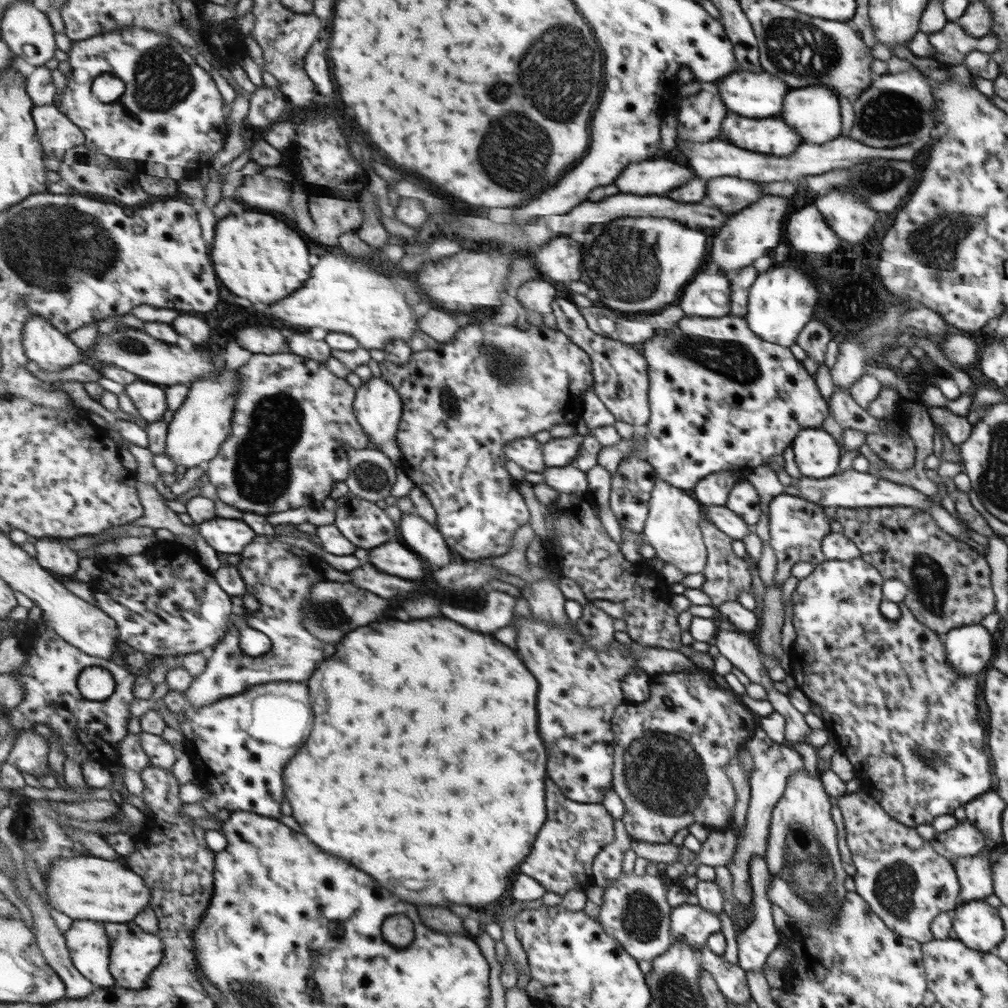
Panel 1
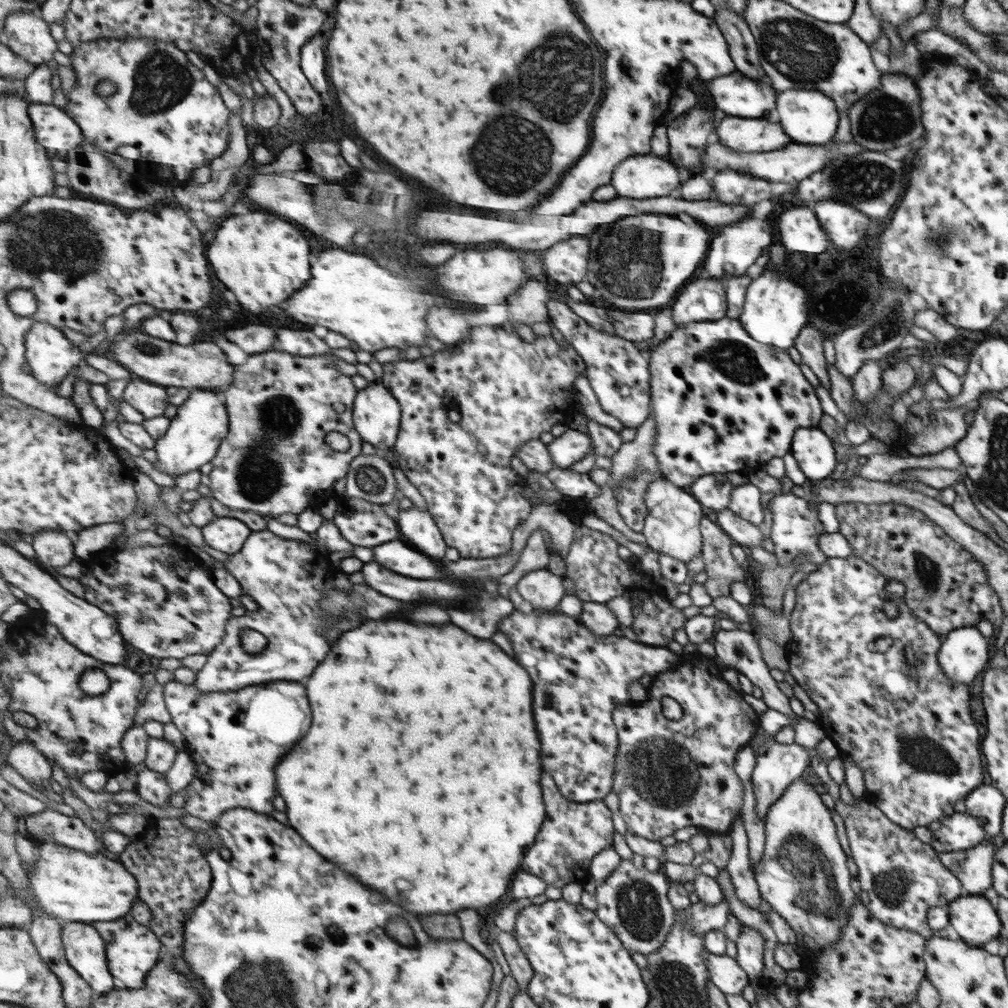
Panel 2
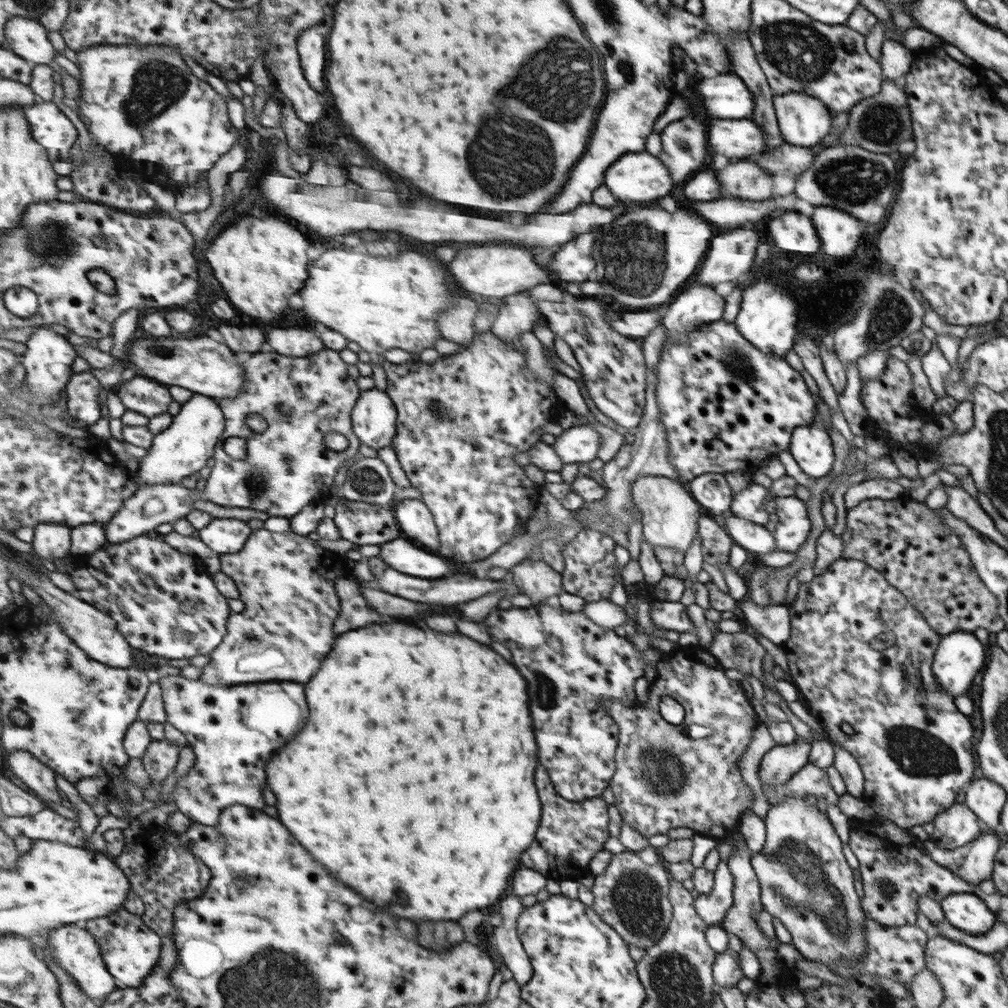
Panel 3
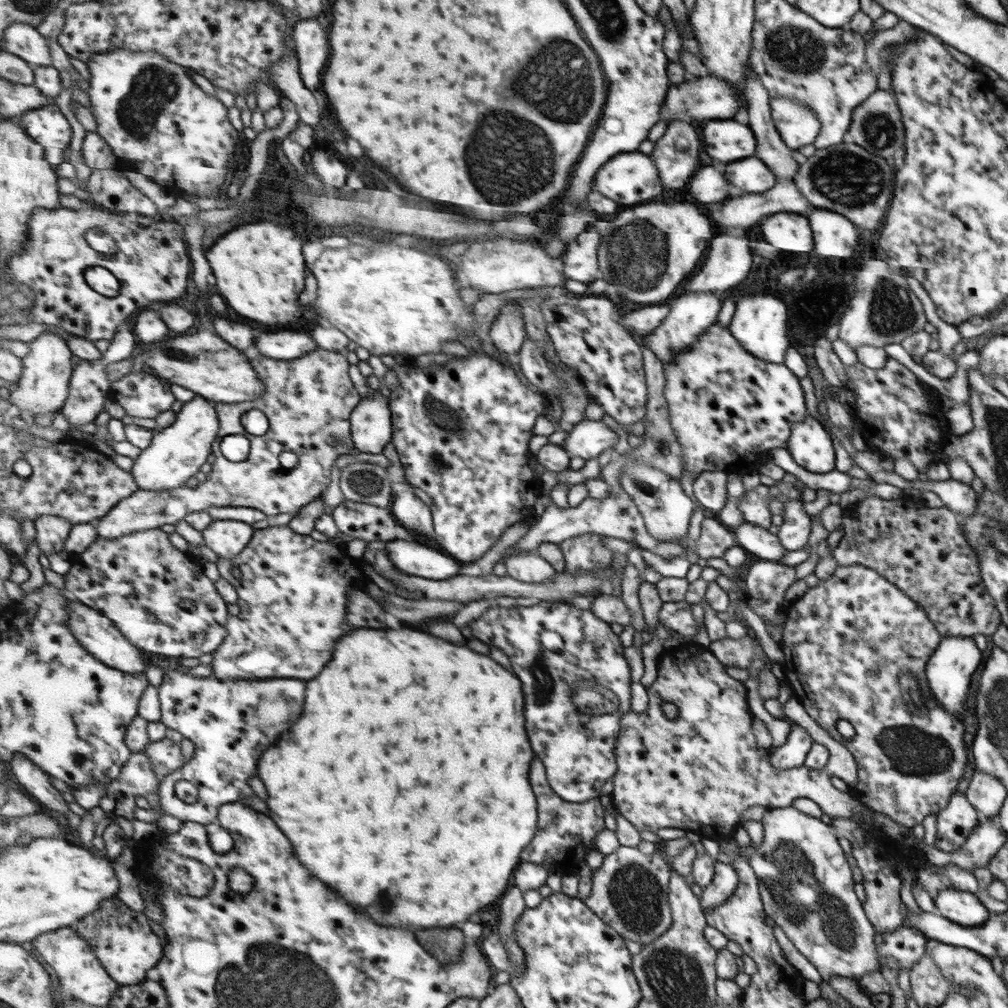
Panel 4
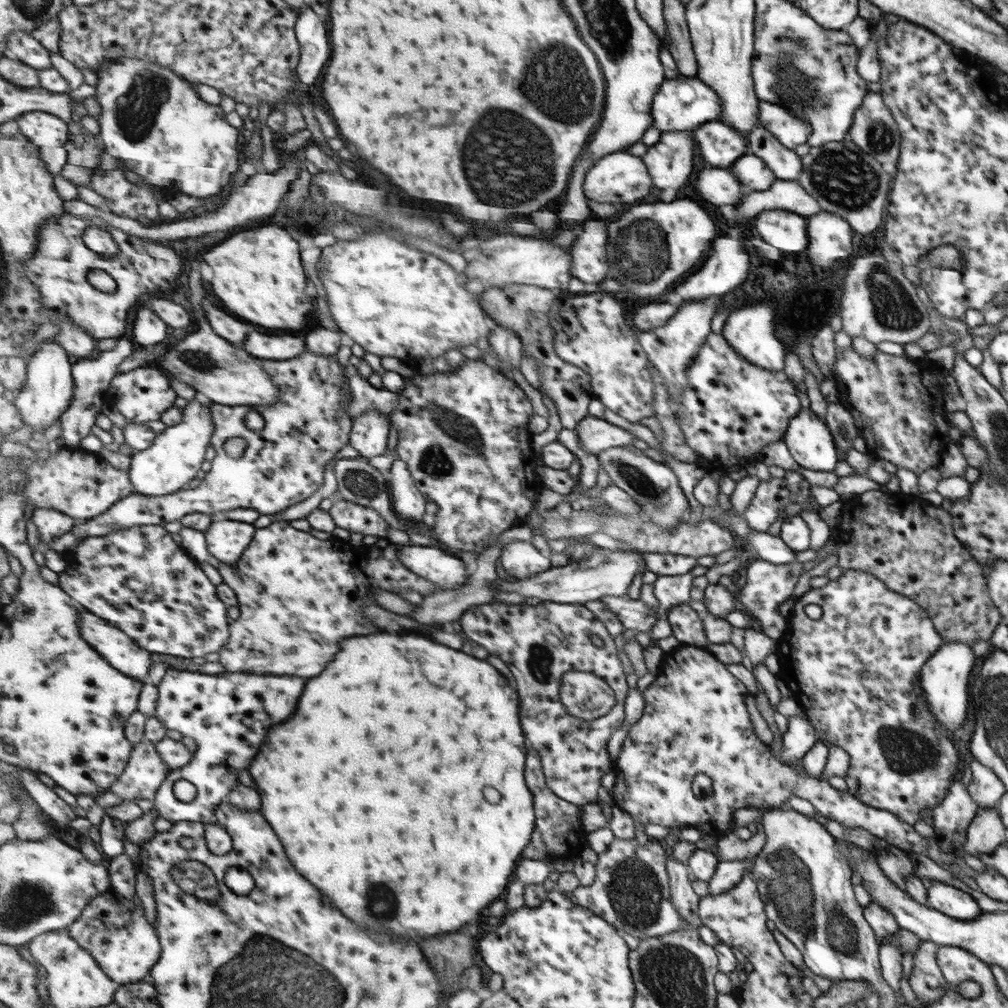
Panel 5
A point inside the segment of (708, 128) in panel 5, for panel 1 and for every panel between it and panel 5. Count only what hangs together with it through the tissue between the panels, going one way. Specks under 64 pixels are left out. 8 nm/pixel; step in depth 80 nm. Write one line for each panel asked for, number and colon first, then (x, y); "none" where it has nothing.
1: (773, 136)
2: (744, 136)
3: (739, 139)
4: (726, 141)

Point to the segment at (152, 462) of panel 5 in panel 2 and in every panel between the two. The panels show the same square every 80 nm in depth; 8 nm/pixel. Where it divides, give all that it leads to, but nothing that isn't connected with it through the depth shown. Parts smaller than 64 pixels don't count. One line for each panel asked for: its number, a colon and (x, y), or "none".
2: (201, 424)
3: (190, 442)
4: (177, 453)

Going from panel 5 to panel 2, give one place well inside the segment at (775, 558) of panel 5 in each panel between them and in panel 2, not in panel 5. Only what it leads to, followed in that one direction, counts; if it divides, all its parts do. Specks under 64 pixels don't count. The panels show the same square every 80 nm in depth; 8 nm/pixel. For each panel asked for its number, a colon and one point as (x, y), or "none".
2: (740, 531)
3: (752, 537)
4: (758, 541)

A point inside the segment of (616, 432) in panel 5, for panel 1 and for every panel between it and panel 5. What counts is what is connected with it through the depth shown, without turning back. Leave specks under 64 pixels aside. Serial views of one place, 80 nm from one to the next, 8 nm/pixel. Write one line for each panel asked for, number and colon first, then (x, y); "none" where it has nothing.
1: (557, 452)
2: (573, 446)
3: (581, 444)
4: (589, 438)

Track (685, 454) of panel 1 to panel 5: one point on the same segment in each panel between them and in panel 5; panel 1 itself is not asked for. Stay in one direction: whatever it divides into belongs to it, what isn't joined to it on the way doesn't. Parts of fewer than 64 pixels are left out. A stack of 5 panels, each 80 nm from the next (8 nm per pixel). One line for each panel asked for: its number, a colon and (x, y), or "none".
2: (721, 401)
3: (724, 405)
4: (724, 406)
5: (729, 408)

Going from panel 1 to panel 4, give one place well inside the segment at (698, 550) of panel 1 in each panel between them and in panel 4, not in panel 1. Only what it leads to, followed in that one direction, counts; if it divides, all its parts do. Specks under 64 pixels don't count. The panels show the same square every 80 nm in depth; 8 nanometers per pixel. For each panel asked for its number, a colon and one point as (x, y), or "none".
2: (671, 525)
3: (668, 514)
4: (665, 509)

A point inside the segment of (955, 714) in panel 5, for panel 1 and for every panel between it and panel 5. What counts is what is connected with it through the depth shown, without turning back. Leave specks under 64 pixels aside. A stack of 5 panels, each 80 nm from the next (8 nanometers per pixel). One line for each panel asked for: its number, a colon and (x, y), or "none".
1: (968, 649)
2: (963, 654)
3: (959, 656)
4: (948, 671)

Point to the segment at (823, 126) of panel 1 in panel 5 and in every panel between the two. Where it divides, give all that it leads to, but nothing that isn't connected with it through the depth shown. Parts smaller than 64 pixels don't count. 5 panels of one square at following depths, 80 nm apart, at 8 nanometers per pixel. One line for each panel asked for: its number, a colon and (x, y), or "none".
2: (809, 118)
3: (802, 121)
4: (794, 122)
5: (781, 125)

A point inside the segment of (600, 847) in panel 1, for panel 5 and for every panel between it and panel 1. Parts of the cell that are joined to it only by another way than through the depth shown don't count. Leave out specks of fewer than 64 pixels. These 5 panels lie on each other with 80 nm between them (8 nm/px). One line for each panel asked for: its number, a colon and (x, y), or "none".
2: (574, 834)
3: (571, 834)
4: (567, 831)
5: (560, 833)

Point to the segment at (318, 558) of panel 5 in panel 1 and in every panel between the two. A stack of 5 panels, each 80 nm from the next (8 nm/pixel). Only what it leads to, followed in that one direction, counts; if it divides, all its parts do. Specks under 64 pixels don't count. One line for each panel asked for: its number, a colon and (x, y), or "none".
1: (282, 582)
2: (287, 579)
3: (286, 580)
4: (292, 589)

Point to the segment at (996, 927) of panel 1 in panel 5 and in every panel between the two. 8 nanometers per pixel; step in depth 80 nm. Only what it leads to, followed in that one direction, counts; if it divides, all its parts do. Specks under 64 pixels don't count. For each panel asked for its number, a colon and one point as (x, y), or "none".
2: (975, 922)
3: (965, 911)
4: (963, 908)
5: (957, 904)

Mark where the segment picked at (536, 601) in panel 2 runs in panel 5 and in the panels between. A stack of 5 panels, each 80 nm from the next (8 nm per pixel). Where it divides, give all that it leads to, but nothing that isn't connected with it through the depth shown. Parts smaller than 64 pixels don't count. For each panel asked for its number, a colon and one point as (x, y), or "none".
3: (537, 580)
4: (526, 567)
5: (520, 559)

